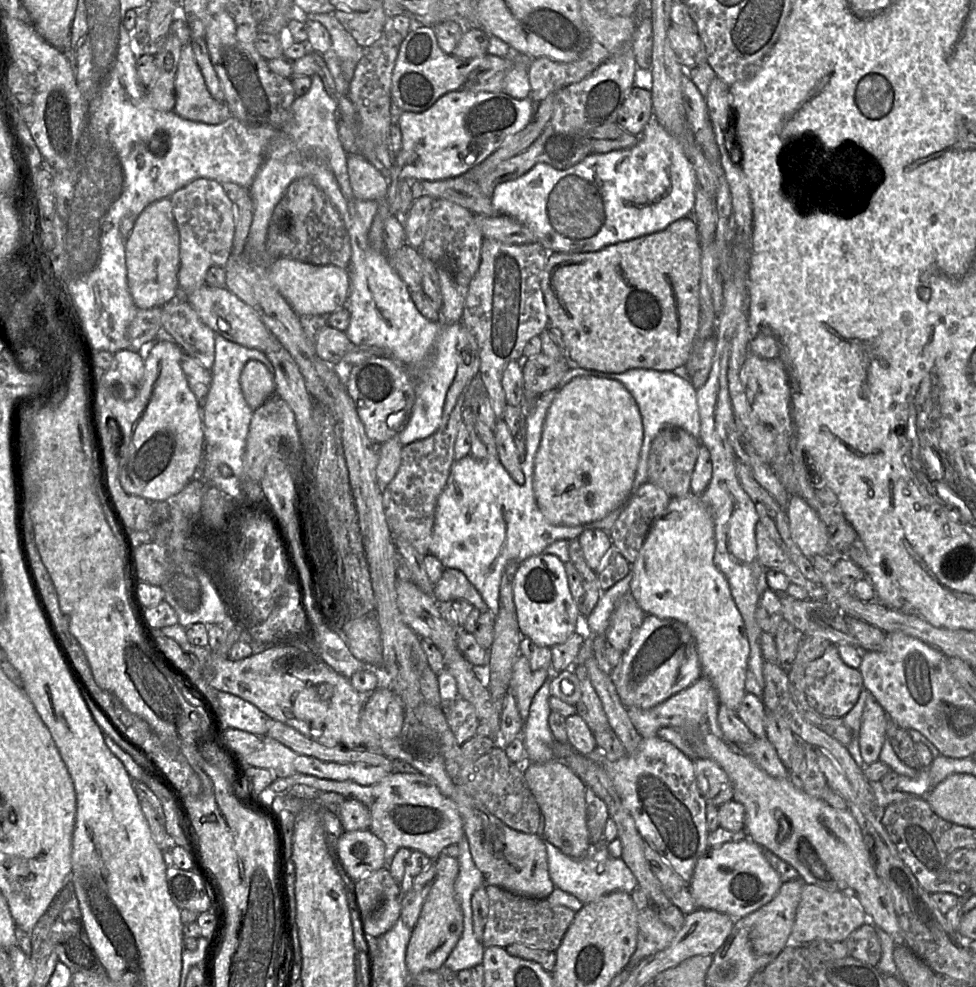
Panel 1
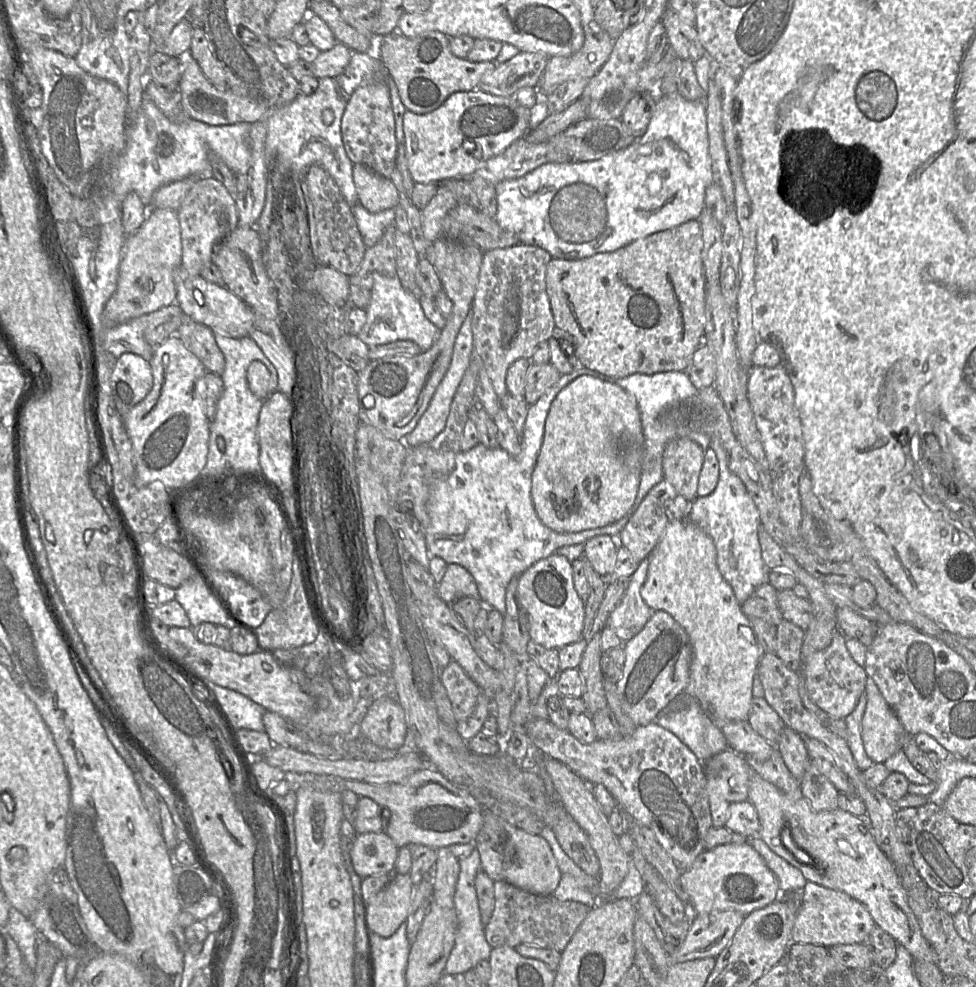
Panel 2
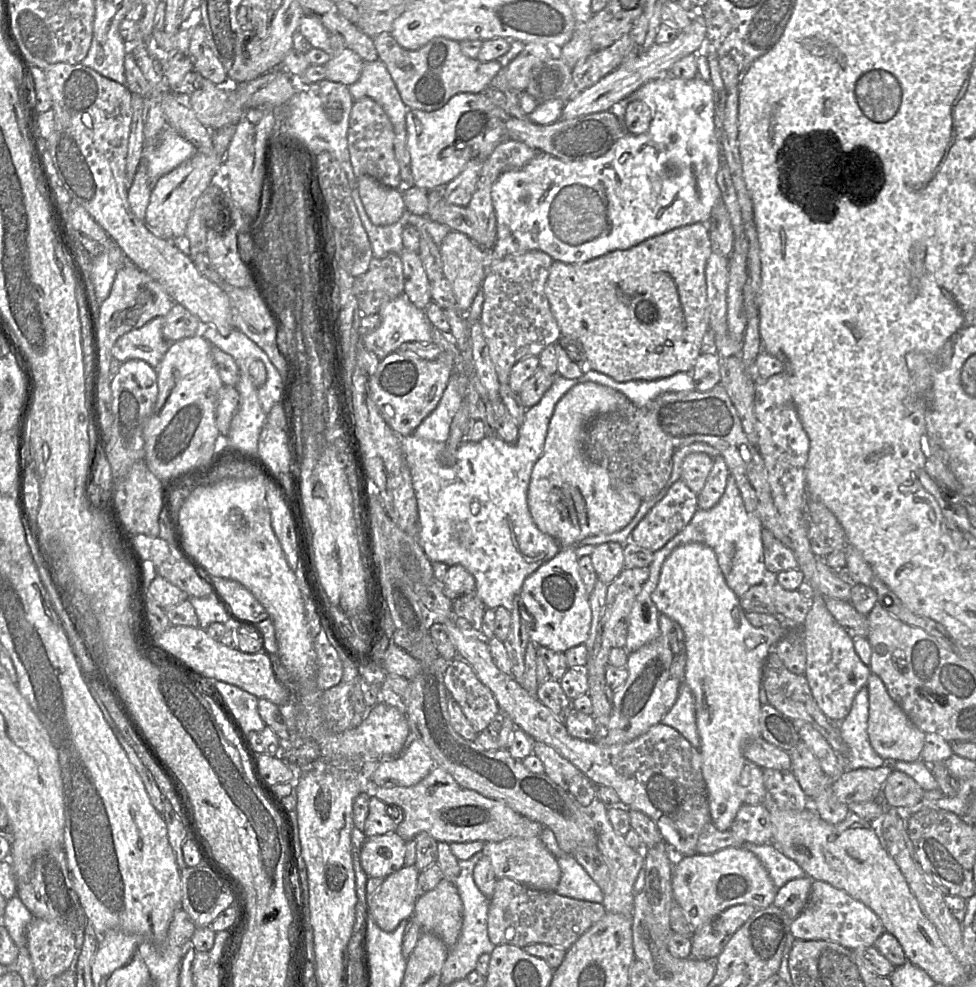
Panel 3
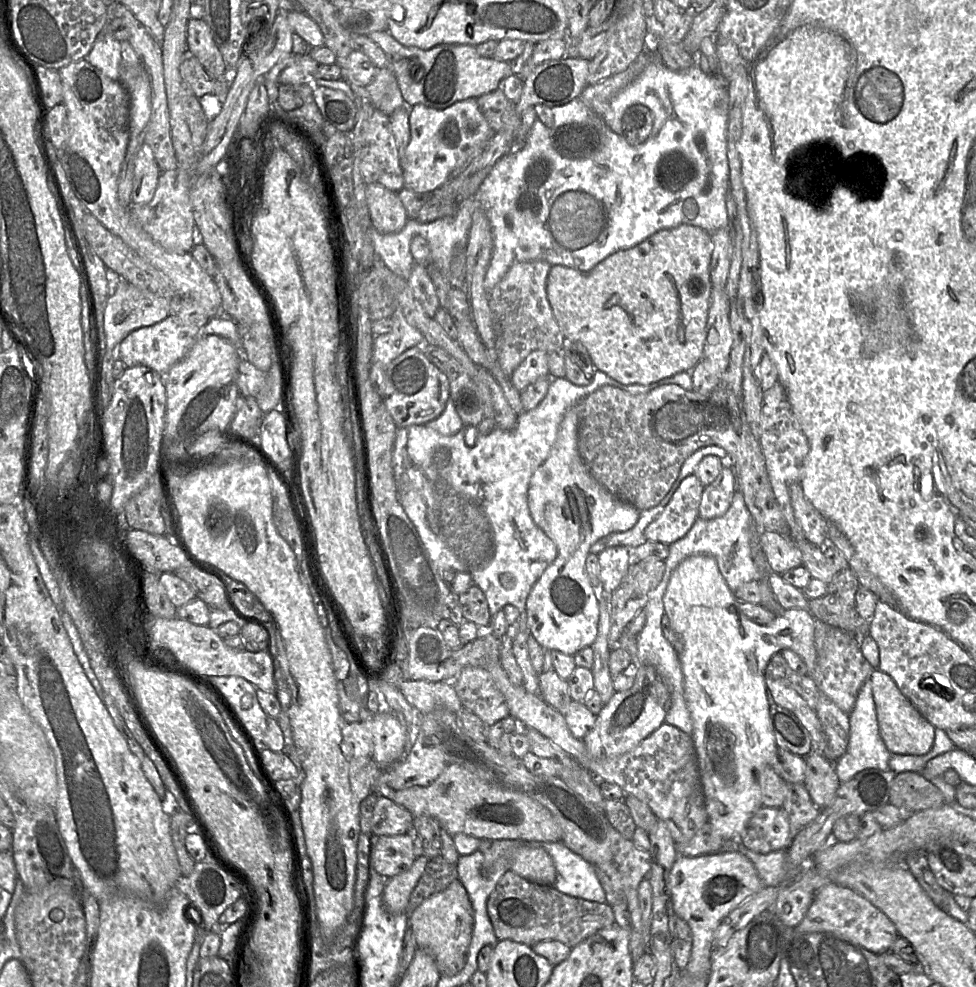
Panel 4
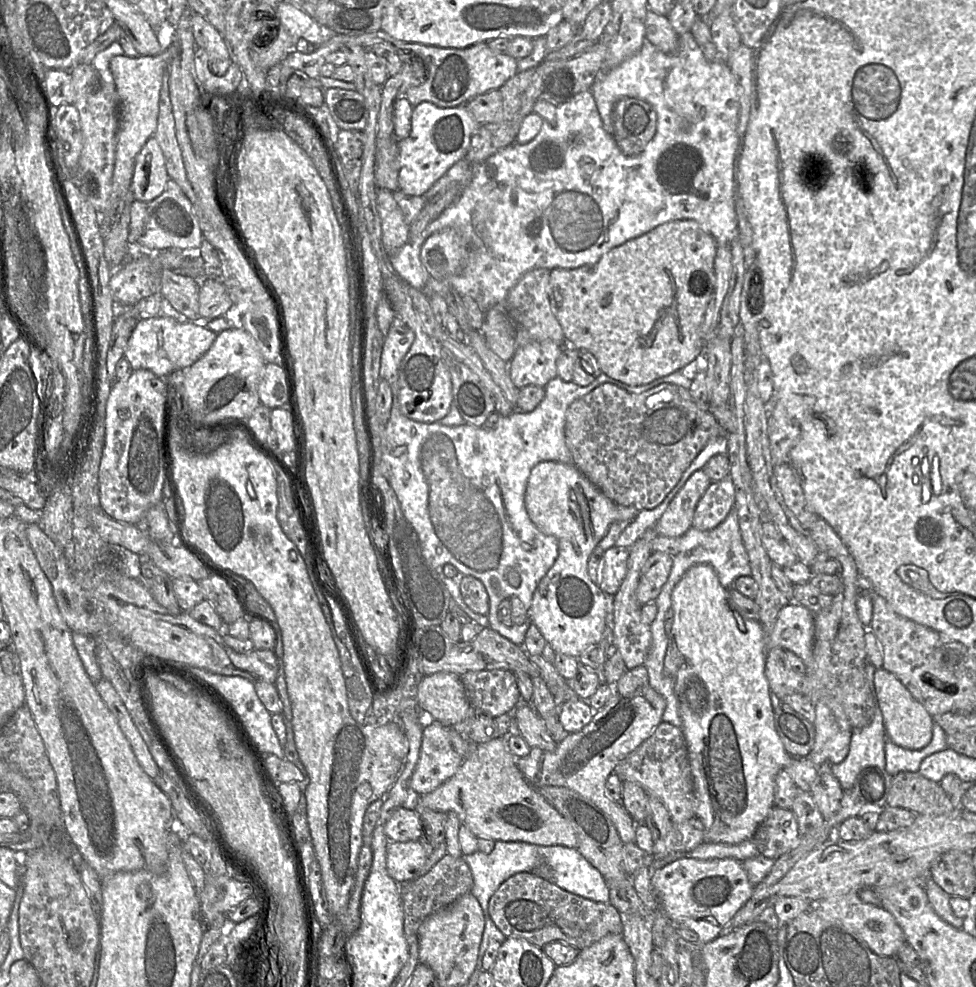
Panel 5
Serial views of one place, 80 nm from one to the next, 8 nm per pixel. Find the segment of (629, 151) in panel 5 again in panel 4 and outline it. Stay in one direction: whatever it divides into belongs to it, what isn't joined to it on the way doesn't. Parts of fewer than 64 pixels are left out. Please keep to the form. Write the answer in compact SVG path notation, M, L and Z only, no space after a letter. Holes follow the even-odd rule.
M642 104L630 106L622 118L622 135L632 146L644 143L653 128L653 115L648 107Z

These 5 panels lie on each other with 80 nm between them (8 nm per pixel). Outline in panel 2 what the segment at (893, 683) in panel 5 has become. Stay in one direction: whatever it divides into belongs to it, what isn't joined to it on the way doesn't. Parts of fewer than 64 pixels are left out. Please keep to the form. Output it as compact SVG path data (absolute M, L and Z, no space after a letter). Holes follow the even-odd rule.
M867 677L865 691L867 704L862 719L862 741L867 756L876 764L884 763L889 757L900 750L902 736L907 733L895 712L889 706L879 688L871 677Z

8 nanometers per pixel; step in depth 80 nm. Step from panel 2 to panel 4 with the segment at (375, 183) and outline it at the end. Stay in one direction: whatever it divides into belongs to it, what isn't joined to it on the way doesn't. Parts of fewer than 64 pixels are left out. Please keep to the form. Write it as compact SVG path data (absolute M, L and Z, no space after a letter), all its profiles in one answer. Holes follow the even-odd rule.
M366 184L365 198L371 223L380 233L397 233L404 227L407 214L398 192L379 184Z

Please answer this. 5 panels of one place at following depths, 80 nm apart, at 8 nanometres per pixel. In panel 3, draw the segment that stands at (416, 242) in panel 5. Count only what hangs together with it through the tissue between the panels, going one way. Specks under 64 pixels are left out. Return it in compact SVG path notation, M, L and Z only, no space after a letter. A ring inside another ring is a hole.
M358 189L352 190L358 215L368 235L373 257L380 259L390 253L400 255L404 249L402 232L407 225L419 226L425 222L432 222L427 215L415 215L405 210L401 218L393 224L378 226L372 223L364 208L362 200L358 197Z

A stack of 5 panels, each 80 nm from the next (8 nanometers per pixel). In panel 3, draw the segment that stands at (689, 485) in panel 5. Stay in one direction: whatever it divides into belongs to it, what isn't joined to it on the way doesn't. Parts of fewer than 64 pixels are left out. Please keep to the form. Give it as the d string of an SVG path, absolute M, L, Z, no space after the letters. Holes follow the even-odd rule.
M679 479L637 524L628 542L655 552L688 525L697 509L698 494Z

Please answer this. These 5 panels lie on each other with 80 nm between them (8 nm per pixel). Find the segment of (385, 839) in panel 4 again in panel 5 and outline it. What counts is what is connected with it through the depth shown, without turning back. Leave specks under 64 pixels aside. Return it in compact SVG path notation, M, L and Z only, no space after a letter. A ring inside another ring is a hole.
M389 841L386 846L386 867L396 882L407 882L420 877L428 855L420 842Z

